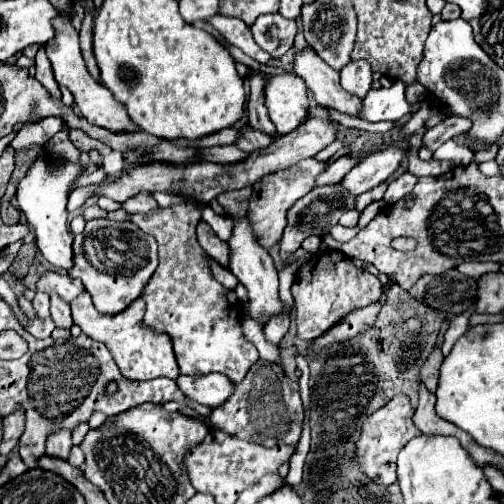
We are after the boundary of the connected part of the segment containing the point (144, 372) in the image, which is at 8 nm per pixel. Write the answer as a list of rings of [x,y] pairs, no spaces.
[[[83,291],[79,297],[75,297],[75,301],[69,303],[71,305],[71,315],[73,315],[73,323],[77,327],[81,327],[81,331],[91,337],[93,341],[101,341],[113,355],[119,371],[123,373],[123,377],[127,379],[153,379],[153,377],[169,377],[169,379],[177,379],[179,369],[177,369],[177,361],[173,355],[173,345],[171,345],[171,337],[167,333],[159,333],[151,327],[145,327],[143,323],[143,313],[145,313],[145,301],[139,297],[135,299],[123,313],[117,315],[103,315],[99,313],[87,291]]]

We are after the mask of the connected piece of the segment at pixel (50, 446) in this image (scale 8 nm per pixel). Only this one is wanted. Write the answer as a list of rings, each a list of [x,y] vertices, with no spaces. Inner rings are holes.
[[[65,429],[65,431],[55,431],[51,435],[47,435],[47,455],[51,457],[61,457],[61,459],[67,459],[69,455],[69,449],[71,449],[71,431]]]

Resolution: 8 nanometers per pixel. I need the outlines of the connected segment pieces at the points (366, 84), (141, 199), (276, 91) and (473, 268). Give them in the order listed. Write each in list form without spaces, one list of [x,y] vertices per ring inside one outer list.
[[[351,61],[341,69],[341,87],[363,99],[371,89],[371,67],[367,61]]]
[[[143,191],[143,193],[137,193],[135,197],[131,197],[129,201],[122,204],[122,209],[129,211],[129,213],[149,213],[153,209],[157,209],[159,203],[155,201],[153,193],[149,191]]]
[[[295,73],[267,77],[265,99],[269,117],[279,133],[293,131],[307,117],[307,87]]]
[[[469,261],[462,263],[457,267],[458,271],[463,271],[463,275],[473,277],[473,279],[481,277],[483,273],[489,273],[489,271],[499,271],[499,269],[501,269],[501,265],[499,265],[499,263],[493,263],[493,261],[487,261],[487,263],[480,261]]]

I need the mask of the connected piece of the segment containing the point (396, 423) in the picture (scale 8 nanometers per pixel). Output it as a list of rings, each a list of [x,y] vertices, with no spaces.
[[[397,395],[385,407],[381,407],[373,415],[369,415],[363,423],[363,429],[361,429],[363,433],[361,433],[361,439],[357,441],[357,459],[359,459],[365,475],[369,475],[379,485],[391,485],[397,481],[397,475],[395,475],[397,453],[403,449],[403,445],[409,439],[413,439],[421,433],[413,425],[411,417],[413,417],[413,409],[409,405],[409,399],[405,395]]]

